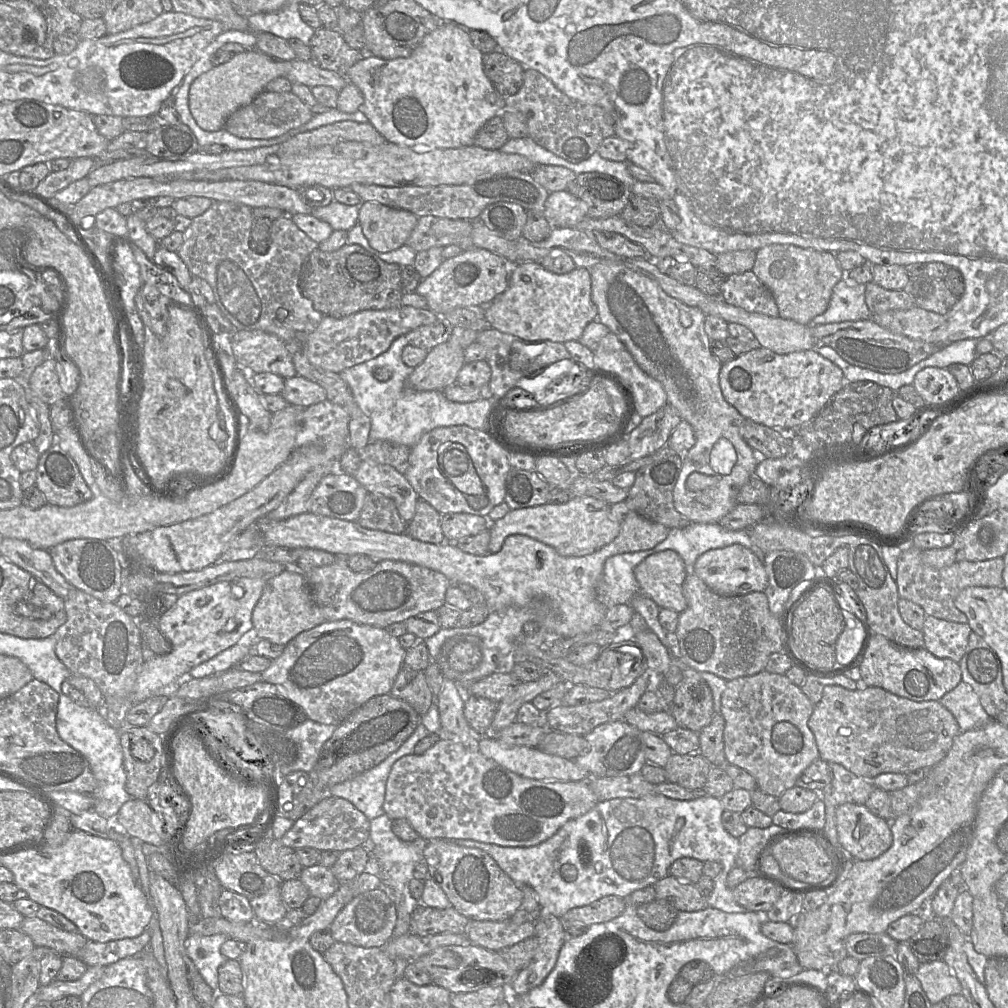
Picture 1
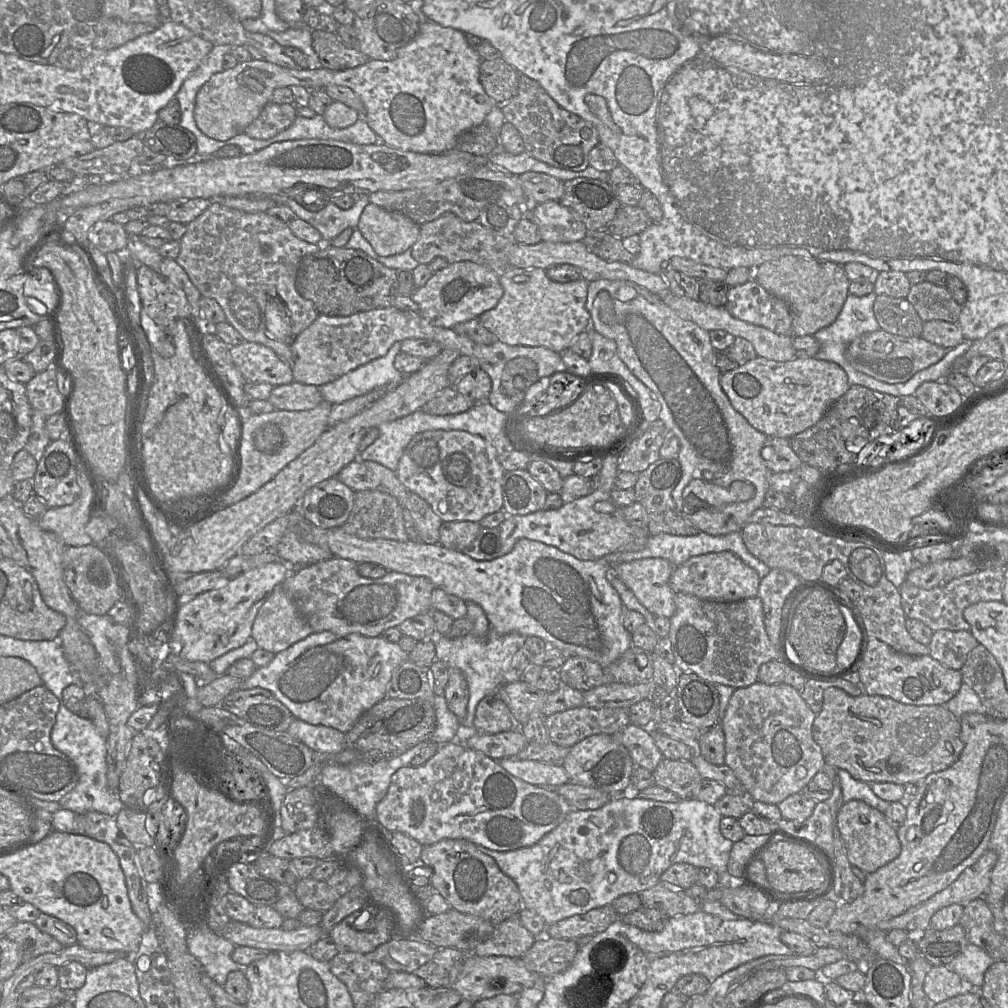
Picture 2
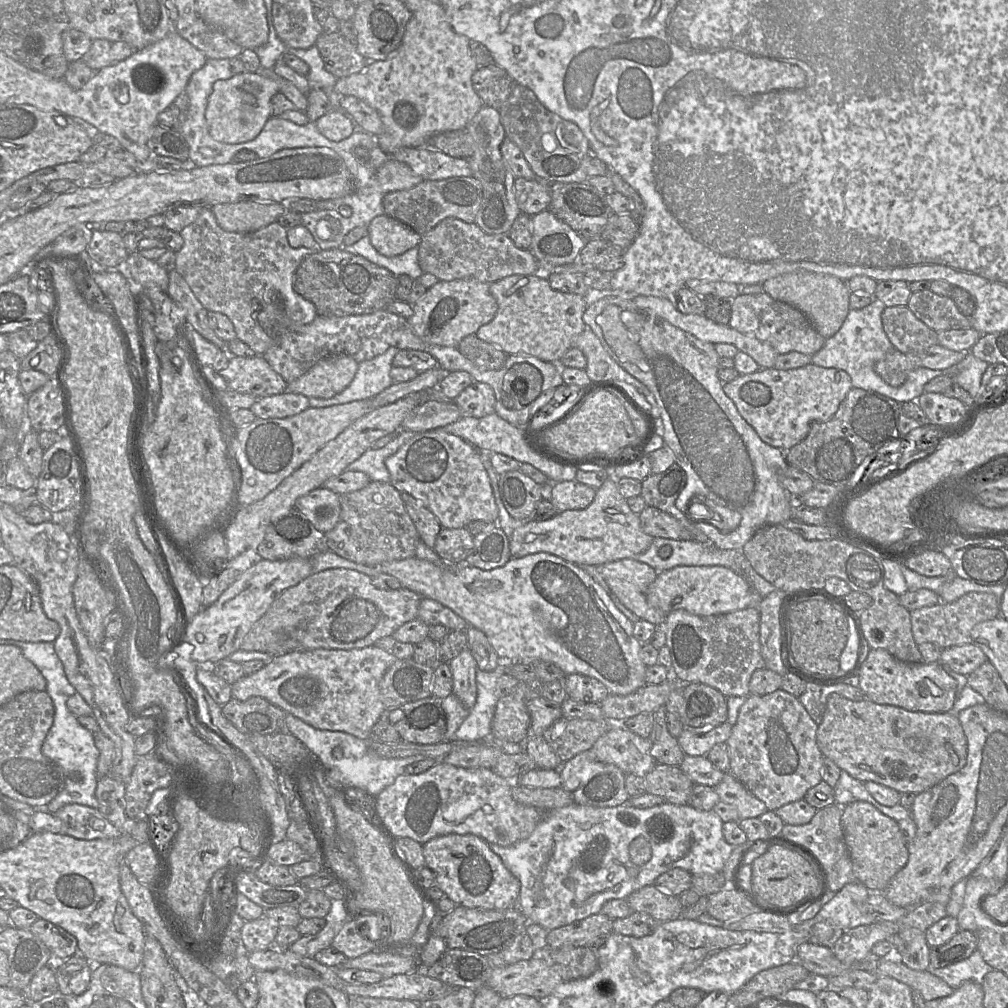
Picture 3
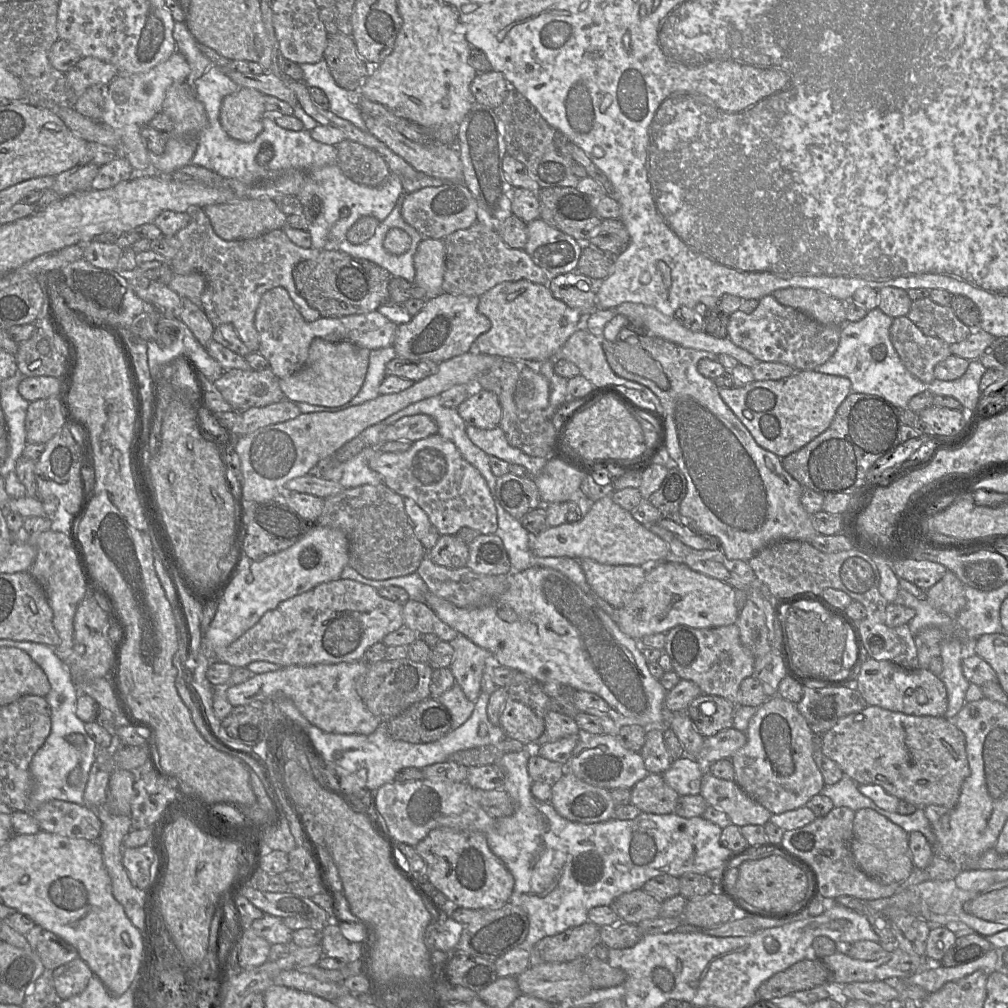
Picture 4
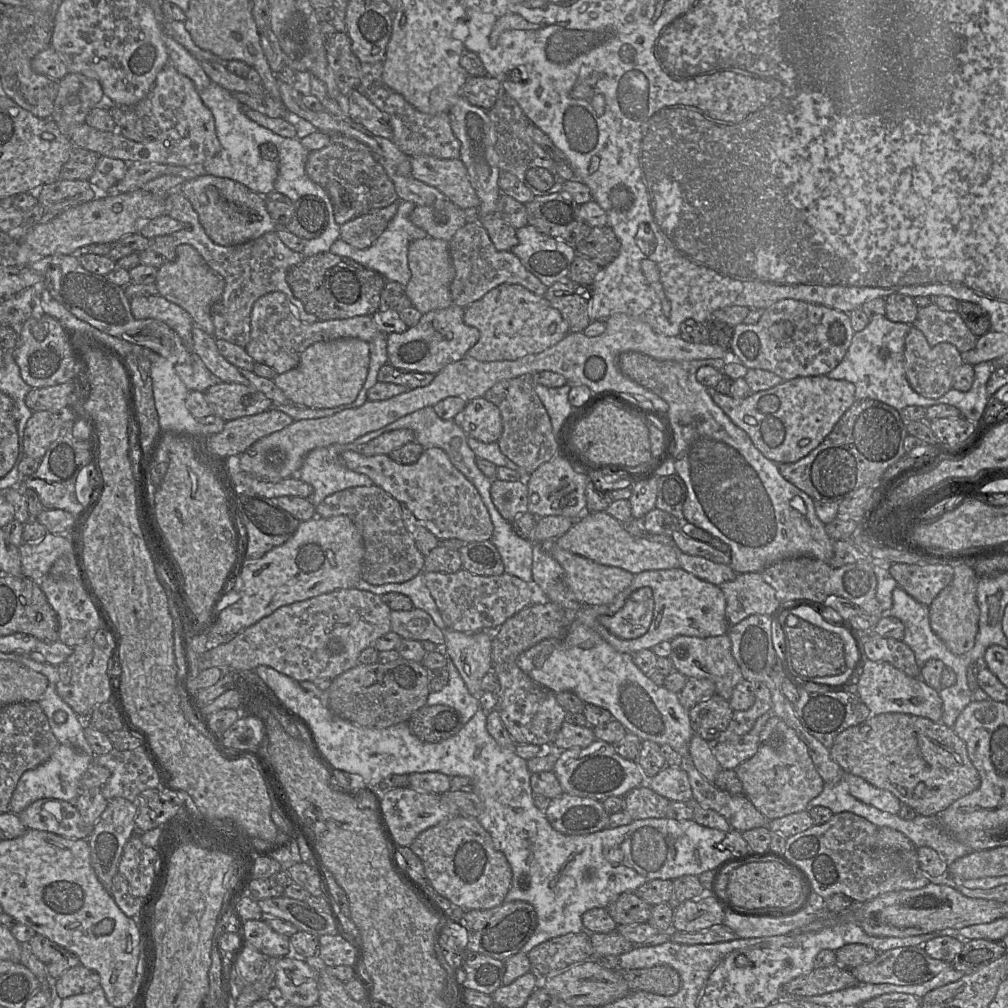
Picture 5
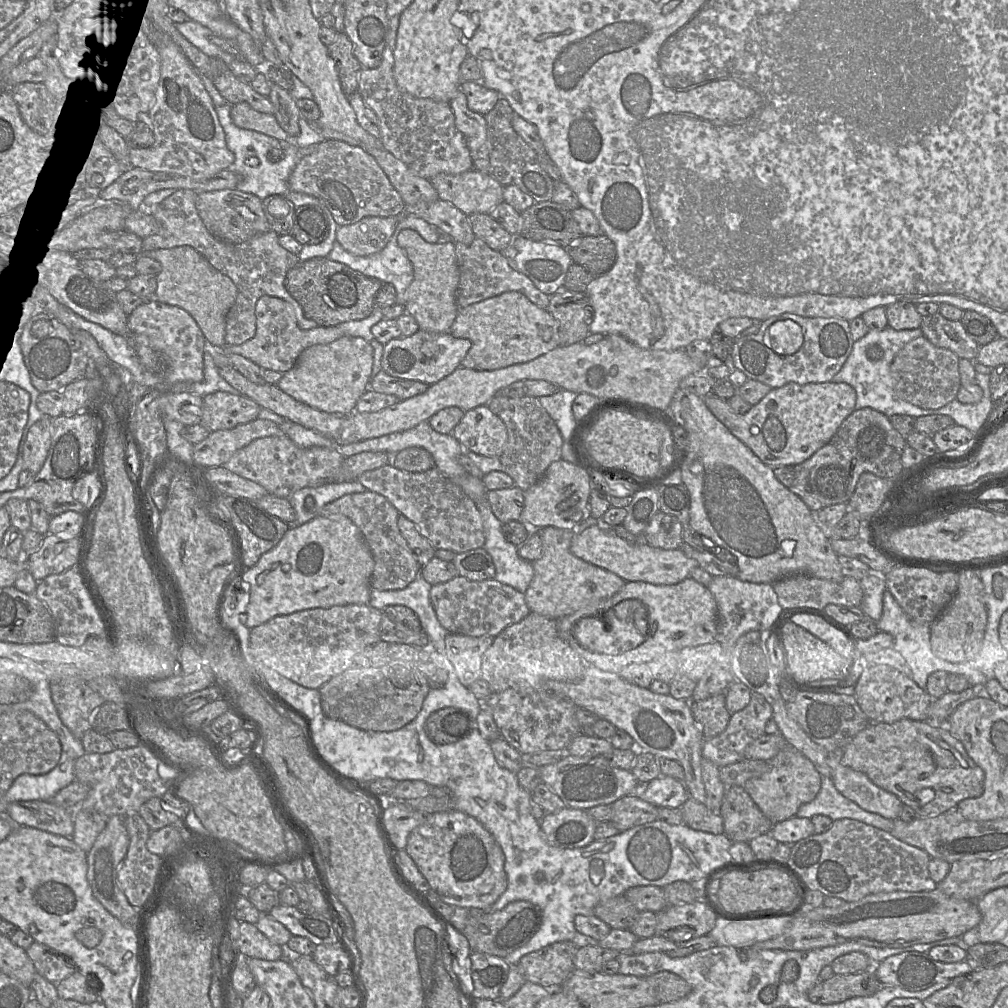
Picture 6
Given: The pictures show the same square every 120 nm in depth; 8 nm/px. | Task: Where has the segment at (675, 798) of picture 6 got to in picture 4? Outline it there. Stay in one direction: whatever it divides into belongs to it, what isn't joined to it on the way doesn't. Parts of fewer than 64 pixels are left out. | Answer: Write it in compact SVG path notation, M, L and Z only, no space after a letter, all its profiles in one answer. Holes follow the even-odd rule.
M682 756L675 759L662 776L679 796L696 795L700 794L701 780L705 771L705 765L700 761Z

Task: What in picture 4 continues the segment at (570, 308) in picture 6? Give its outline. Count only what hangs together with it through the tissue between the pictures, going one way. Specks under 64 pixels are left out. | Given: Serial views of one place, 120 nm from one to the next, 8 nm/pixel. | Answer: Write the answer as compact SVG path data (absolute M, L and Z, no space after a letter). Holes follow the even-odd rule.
M565 273L551 278L548 287L553 296L569 307L589 315L597 308L597 294L591 290L592 279L574 273Z

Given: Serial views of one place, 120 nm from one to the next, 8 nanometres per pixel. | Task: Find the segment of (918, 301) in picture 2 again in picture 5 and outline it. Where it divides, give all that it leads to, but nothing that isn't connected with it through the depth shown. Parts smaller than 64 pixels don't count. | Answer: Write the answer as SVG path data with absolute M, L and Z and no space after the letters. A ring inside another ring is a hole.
M935 304L918 308L911 325L922 332L929 345L950 343L960 353L973 349L978 338L957 311L945 311Z

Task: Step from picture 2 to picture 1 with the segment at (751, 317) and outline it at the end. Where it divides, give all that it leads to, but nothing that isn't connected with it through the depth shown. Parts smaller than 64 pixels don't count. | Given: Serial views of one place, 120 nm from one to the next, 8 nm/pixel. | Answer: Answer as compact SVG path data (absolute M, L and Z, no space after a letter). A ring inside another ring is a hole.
M752 270L729 275L721 286L721 298L749 312L778 317L779 310L771 291Z

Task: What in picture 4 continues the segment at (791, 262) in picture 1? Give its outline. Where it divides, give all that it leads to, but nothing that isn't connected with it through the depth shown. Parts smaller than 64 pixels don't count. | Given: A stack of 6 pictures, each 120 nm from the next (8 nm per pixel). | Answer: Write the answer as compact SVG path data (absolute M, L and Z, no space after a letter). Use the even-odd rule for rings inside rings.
M782 288L771 294L779 303L795 308L824 325L843 325L846 321L846 302L819 290Z

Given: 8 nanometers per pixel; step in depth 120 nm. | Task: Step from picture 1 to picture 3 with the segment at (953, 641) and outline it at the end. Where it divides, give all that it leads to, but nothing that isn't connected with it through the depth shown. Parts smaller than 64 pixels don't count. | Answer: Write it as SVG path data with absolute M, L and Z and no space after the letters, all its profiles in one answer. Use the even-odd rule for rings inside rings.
M975 644L943 648L940 662L951 670L968 676L988 660L984 652Z

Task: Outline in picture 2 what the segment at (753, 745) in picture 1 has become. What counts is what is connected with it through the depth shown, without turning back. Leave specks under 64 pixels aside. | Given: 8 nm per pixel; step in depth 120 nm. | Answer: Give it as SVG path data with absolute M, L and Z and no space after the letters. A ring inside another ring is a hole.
M757 681L748 687L736 688L729 700L722 720L725 764L732 769L741 787L756 801L779 804L788 796L801 792L825 764L822 749L812 736L816 714L804 701L800 692L785 682L767 685Z

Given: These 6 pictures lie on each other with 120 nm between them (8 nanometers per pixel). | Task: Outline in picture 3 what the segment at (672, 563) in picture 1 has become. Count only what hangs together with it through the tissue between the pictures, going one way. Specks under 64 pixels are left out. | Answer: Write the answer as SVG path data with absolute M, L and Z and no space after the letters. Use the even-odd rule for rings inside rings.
M625 558L601 565L600 573L611 592L636 616L636 620L664 626L667 614L650 606L646 596L648 587L658 574L654 568Z

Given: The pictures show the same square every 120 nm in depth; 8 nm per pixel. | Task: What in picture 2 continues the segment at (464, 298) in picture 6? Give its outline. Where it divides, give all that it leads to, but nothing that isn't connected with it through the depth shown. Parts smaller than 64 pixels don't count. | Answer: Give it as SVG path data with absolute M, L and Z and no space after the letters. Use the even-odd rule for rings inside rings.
M446 212L437 219L420 225L420 236L411 247L411 252L419 264L430 264L436 257L442 257L448 264L471 261L501 274L511 267L509 251L514 243L512 237L503 237L485 228L478 220L466 222L457 215Z

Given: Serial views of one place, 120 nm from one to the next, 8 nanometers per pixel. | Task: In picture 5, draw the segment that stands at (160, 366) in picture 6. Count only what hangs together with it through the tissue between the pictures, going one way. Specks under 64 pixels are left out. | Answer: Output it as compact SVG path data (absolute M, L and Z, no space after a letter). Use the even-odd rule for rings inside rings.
M158 294L132 298L130 308L136 319L151 318L165 323L177 333L183 345L193 353L193 320L179 305Z

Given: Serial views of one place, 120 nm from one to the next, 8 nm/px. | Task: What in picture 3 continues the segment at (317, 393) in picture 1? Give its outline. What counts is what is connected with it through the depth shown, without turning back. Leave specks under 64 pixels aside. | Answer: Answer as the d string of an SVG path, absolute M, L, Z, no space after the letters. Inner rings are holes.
M285 391L257 399L250 409L257 418L269 419L294 416L308 407L310 407L308 397Z

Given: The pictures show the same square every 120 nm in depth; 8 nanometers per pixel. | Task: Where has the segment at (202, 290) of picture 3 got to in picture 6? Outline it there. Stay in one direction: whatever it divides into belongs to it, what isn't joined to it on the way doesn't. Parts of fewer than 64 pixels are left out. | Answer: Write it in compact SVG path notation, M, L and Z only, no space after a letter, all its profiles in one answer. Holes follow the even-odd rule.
M178 189L152 209L145 209L159 224L158 233L143 239L142 252L190 246L199 252L212 267L229 277L237 288L234 305L226 315L225 344L235 346L252 339L256 333L255 307L261 296L278 297L293 307L297 324L303 330L317 327L315 321L307 319L299 303L285 288L287 272L299 264L297 255L284 249L278 241L279 235L269 231L245 242L234 244L214 237L204 225L196 208L196 193L189 189Z

